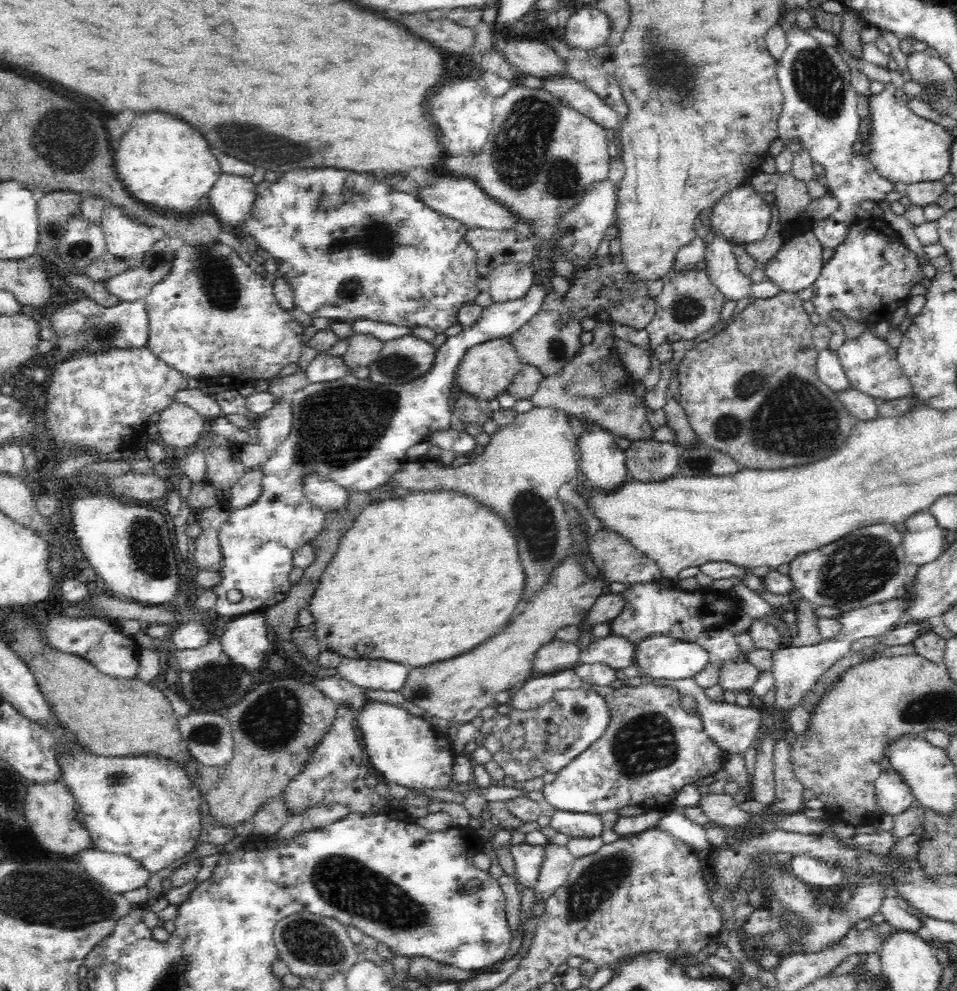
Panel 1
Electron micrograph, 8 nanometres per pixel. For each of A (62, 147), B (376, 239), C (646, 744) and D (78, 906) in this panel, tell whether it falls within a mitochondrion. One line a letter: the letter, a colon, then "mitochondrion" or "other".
A: mitochondrion
B: mitochondrion
C: mitochondrion
D: mitochondrion

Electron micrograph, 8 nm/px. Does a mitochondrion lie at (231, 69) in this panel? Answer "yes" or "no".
no

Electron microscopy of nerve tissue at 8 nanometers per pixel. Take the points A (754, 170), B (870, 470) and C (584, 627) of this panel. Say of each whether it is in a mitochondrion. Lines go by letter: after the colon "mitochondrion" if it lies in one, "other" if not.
A: other
B: other
C: other

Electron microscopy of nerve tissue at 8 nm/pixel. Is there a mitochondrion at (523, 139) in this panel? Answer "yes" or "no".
yes

